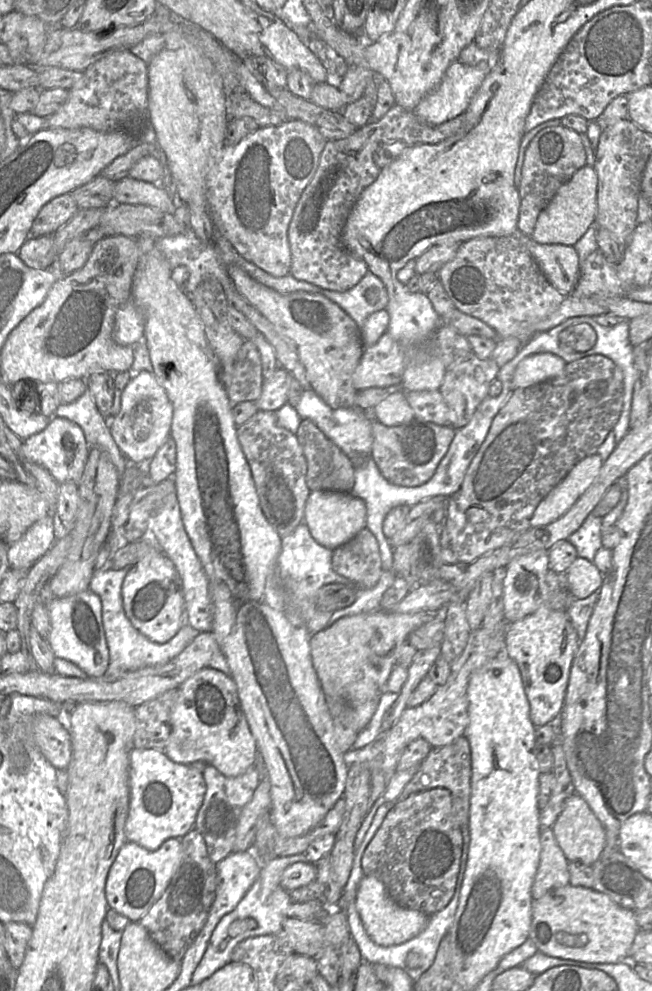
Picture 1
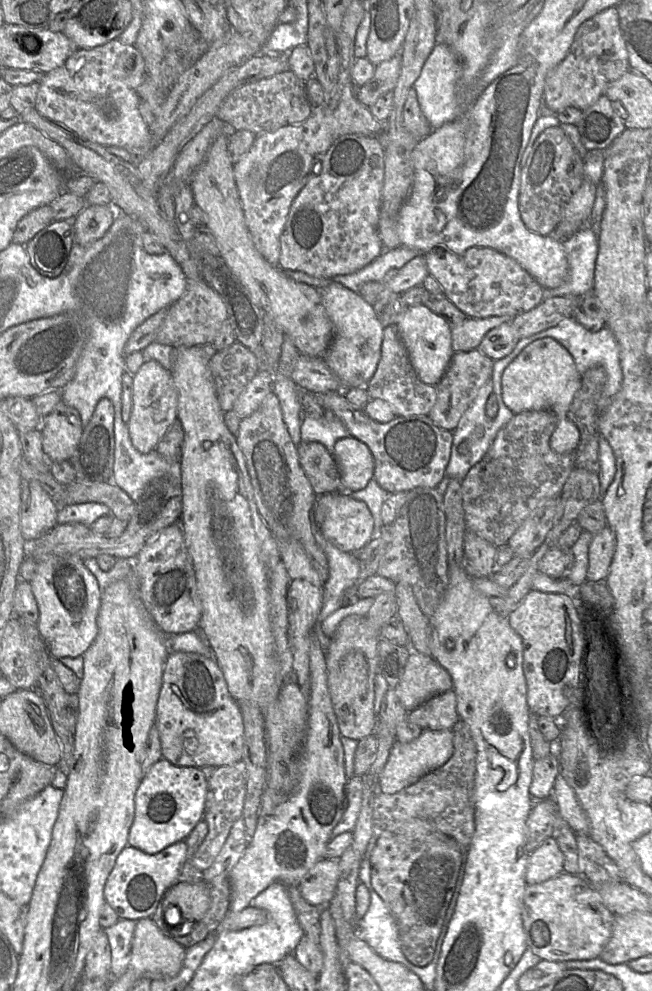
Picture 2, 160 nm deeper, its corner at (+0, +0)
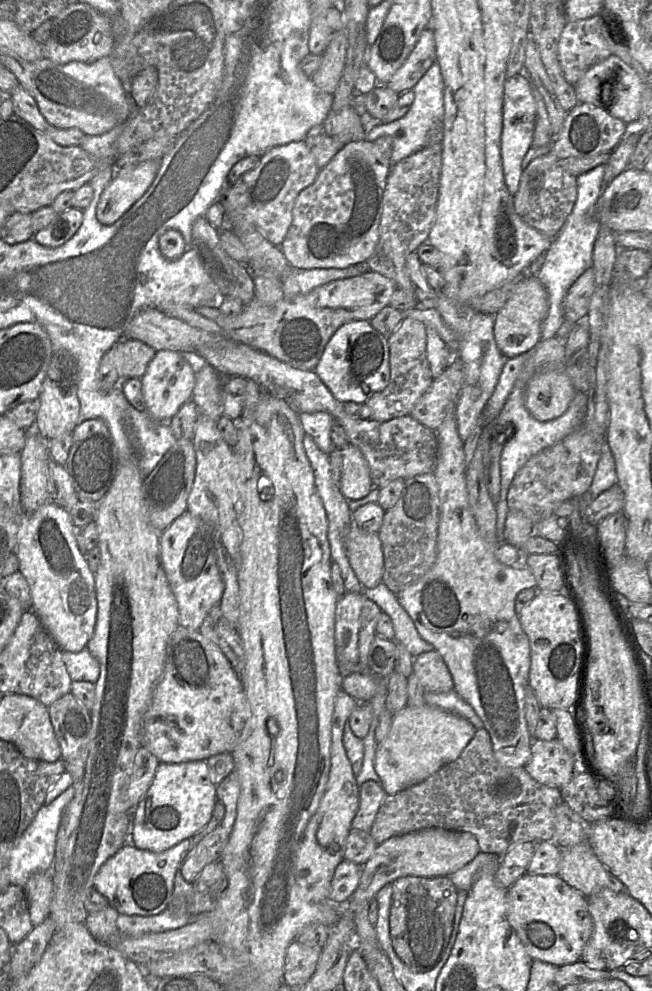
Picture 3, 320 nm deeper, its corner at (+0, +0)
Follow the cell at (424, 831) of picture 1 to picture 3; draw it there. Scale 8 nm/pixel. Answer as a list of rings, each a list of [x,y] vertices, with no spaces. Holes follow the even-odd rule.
[[[404,876],[392,883],[390,937],[395,953],[412,971],[425,973],[441,959],[453,930],[458,890],[448,876]]]

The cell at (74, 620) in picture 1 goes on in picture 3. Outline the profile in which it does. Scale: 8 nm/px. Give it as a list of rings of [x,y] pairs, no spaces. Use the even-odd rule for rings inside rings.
[[[49,500],[36,511],[25,514],[17,534],[15,554],[19,560],[19,571],[25,576],[31,590],[31,610],[54,639],[61,651],[79,652],[91,639],[97,618],[95,573],[80,552],[74,536],[75,526],[69,512]]]

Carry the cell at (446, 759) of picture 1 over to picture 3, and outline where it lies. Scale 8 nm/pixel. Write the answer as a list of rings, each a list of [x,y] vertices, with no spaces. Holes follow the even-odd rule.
[[[480,728],[476,729],[474,737],[456,760],[421,782],[386,795],[369,833],[379,844],[390,837],[427,828],[466,831],[476,836],[482,852],[504,855],[518,843],[551,841],[555,832],[555,808],[563,802],[561,789],[539,783],[524,767],[502,766],[494,756],[489,733],[485,728]]]

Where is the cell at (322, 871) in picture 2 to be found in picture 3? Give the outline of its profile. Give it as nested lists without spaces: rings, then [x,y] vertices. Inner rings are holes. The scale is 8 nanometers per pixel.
[[[345,858],[336,866],[328,898],[331,903],[343,902],[352,897],[360,882],[362,866]]]

